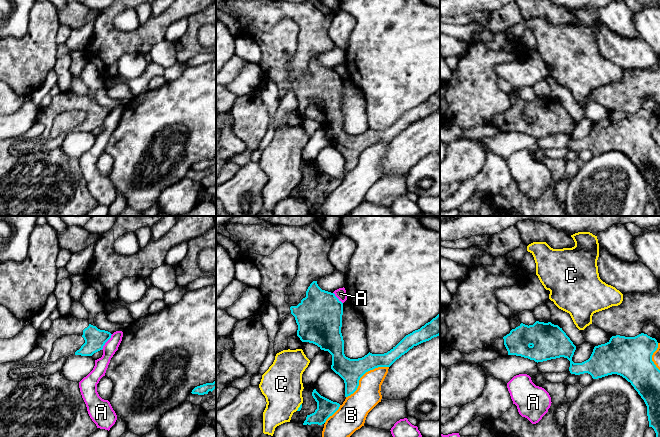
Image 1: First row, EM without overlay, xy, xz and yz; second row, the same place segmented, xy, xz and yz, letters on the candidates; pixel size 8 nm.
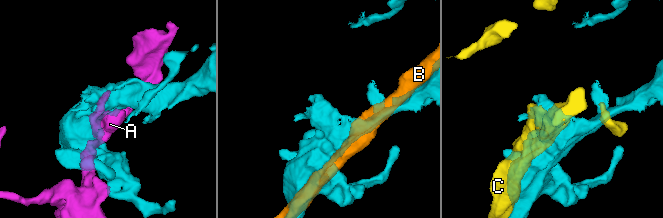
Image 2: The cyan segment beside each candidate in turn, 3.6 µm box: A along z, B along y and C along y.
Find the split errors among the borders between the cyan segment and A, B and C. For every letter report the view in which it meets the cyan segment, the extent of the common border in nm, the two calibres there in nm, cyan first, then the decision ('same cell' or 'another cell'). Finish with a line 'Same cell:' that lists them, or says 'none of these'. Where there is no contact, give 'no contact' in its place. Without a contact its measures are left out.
A: contact in xy; length 160 nm; calibres 170 and 110 nm; another cell
B: contact in xz; length 420 nm; calibres 190 and 200 nm; another cell
C: contact in xz; length 80 nm; calibres 20 and 320 nm; another cell
Same cell: none of these

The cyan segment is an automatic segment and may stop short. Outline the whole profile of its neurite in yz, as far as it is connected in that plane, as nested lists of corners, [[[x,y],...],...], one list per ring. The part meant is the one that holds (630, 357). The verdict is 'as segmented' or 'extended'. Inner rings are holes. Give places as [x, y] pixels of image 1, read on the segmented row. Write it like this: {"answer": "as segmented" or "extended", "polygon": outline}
{"answer": "extended", "polygon": [[[536,321],[533,325],[519,322],[515,329],[503,338],[498,338],[492,347],[496,347],[501,356],[516,355],[535,362],[543,362],[560,357],[570,361],[571,374],[580,375],[588,373],[593,379],[617,374],[625,378],[638,392],[647,406],[649,427],[652,427],[656,437],[660,437],[660,370],[652,361],[652,355],[658,348],[655,338],[641,333],[635,337],[612,336],[610,340],[595,346],[590,358],[582,363],[574,363],[572,357],[576,346],[558,325],[551,322]]]}

